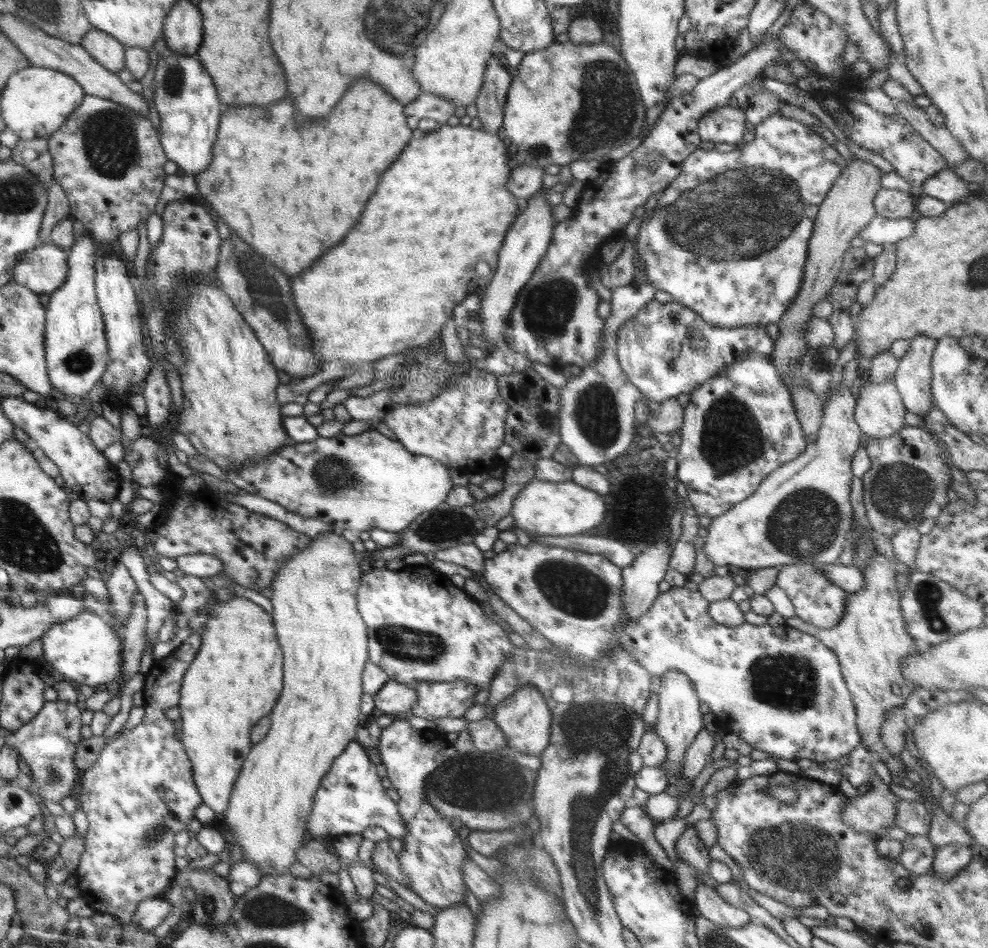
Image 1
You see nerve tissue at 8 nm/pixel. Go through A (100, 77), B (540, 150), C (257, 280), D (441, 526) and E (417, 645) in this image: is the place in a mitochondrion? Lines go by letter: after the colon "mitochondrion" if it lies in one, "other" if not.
A: other
B: mitochondrion
C: mitochondrion
D: mitochondrion
E: mitochondrion

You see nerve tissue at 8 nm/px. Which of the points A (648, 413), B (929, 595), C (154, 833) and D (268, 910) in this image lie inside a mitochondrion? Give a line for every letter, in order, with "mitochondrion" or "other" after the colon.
A: other
B: mitochondrion
C: mitochondrion
D: mitochondrion

